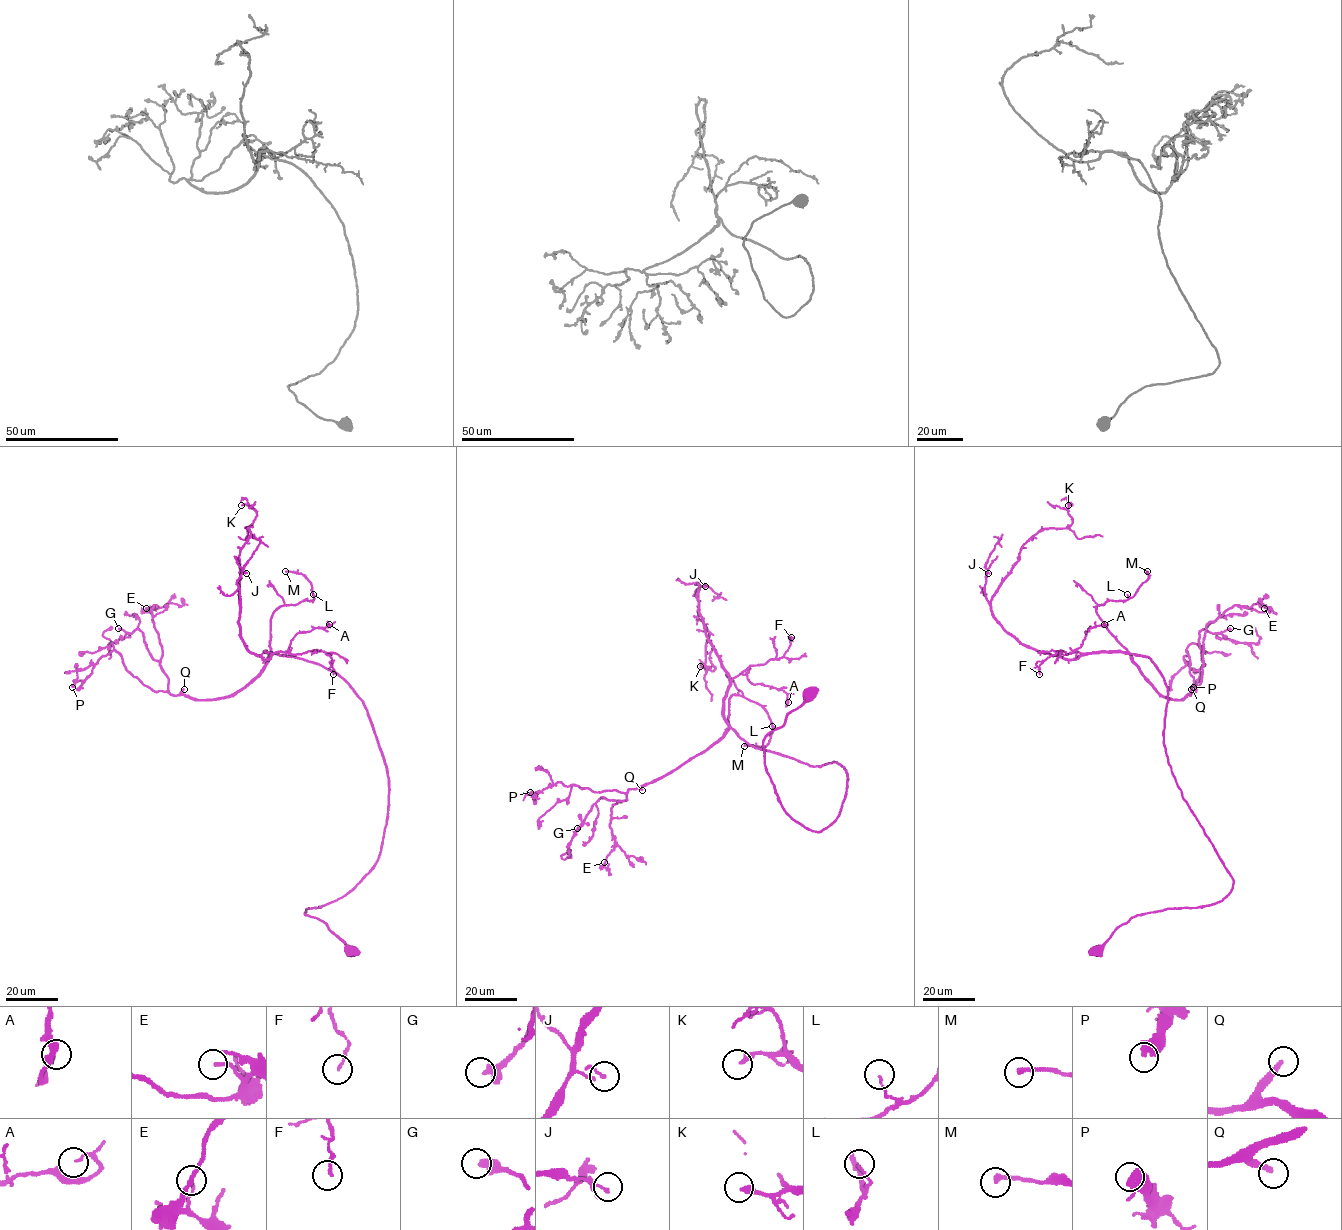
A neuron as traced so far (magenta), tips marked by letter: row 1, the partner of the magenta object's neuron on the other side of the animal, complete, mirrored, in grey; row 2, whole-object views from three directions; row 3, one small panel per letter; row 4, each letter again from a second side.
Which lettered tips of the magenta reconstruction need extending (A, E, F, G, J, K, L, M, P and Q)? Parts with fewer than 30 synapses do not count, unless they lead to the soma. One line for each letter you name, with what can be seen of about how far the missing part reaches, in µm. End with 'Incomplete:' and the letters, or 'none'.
M: Missing length about 50 µm
Q: Missing length about 80 µm
Incomplete: M, Q

